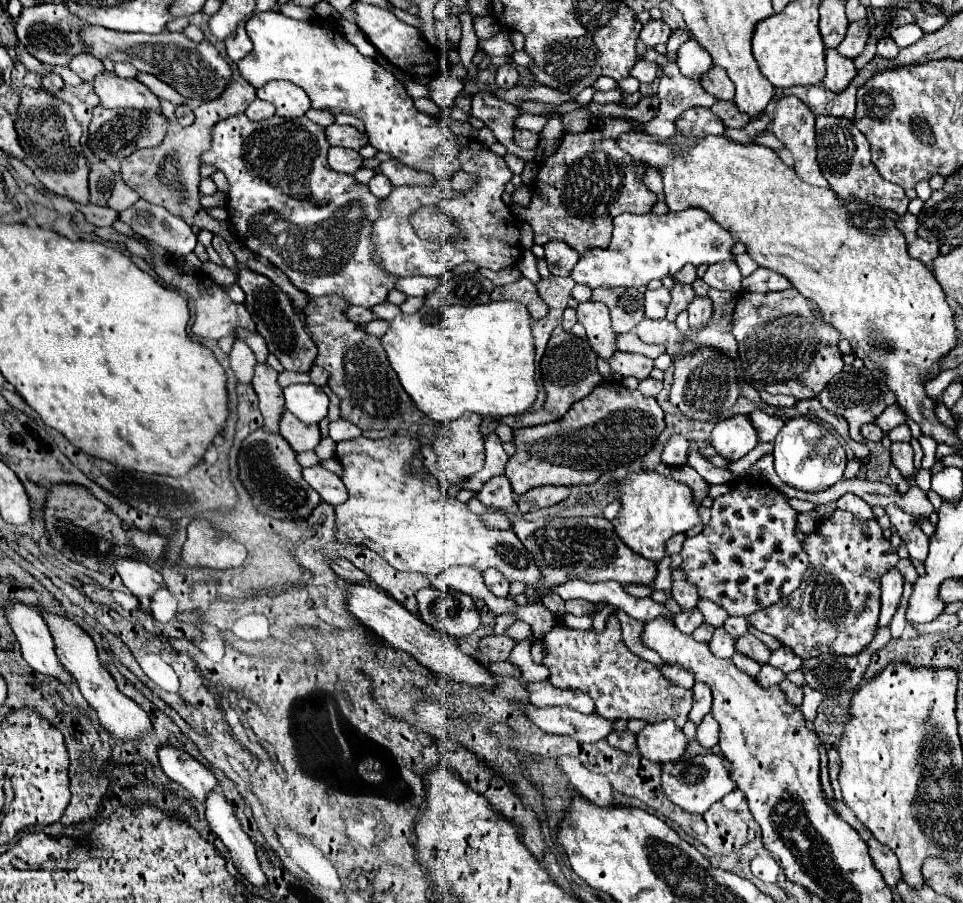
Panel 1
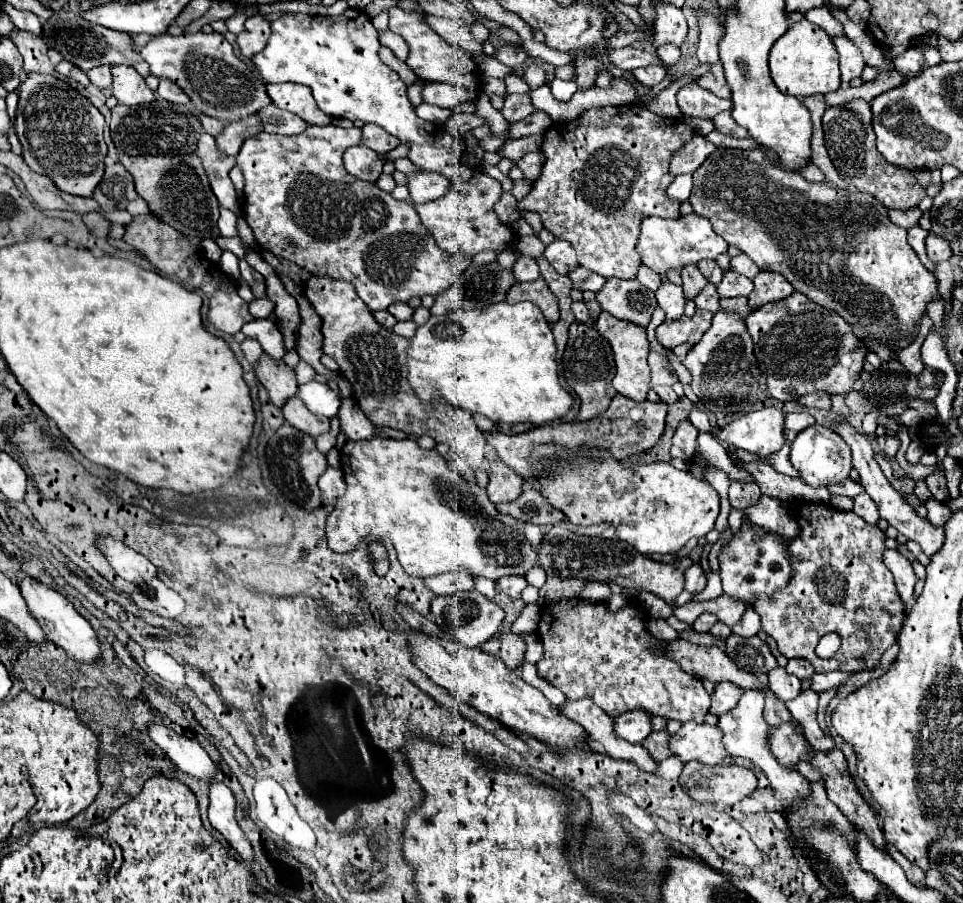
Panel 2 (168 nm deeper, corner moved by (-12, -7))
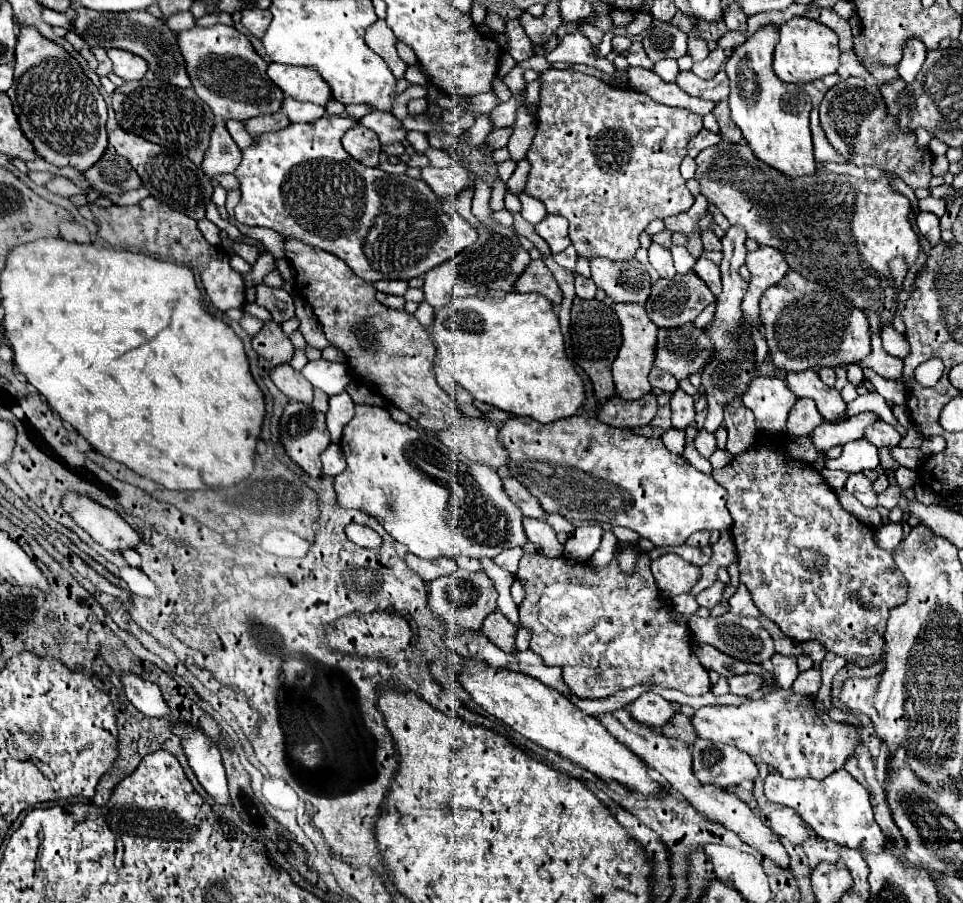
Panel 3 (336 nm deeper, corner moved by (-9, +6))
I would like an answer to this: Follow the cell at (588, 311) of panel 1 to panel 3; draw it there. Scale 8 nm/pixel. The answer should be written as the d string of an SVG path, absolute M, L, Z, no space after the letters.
M613 304L615 316L621 324L621 348L613 362L613 380L617 386L617 394L625 400L637 400L651 390L647 374L651 370L655 358L655 342L657 342L657 326L647 318L647 312L641 304Z

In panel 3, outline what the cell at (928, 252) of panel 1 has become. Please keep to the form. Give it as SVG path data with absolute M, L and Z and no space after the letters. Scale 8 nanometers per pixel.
M919 212L917 214L917 226L919 232L929 240L931 246L937 246L941 240L941 230L939 230L939 218L931 212Z

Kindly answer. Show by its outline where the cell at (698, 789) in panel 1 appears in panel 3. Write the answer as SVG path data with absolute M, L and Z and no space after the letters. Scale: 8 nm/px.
M723 746L721 764L717 768L719 768L719 774L715 778L717 780L715 786L731 788L731 786L737 786L743 780L755 780L757 778L755 762L749 758L749 754L737 750L735 746L727 746L727 750Z

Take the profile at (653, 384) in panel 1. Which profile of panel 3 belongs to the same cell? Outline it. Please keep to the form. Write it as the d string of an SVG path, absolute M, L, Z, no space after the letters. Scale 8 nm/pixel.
M653 368L653 370L651 370L651 374L649 374L649 382L651 382L653 388L659 388L659 390L669 392L669 394L673 394L673 392L679 388L675 376L671 376L671 374L667 374L667 372L659 370L659 368Z

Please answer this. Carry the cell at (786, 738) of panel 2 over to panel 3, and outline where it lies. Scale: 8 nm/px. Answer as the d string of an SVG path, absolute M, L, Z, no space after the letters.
M775 690L771 694L763 694L763 696L751 696L747 704L743 706L705 706L695 710L695 714L691 716L691 726L695 730L695 734L703 740L709 742L723 742L723 744L731 744L735 742L735 746L751 756L759 756L761 760L767 762L769 768L777 768L785 778L805 778L805 776L813 776L813 778L825 778L827 774L831 774L833 770L843 768L845 760L855 752L855 744L861 742L859 734L853 728L845 728L843 724L835 724L829 720L829 714L825 712L823 704L819 704L813 696L797 696L791 690Z

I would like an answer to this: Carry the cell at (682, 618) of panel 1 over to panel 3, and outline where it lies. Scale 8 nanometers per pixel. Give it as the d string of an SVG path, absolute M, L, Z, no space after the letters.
M717 580L711 588L699 592L699 594L695 596L695 600L697 600L699 606L711 610L711 608L715 608L715 606L721 602L721 592L723 592L723 584Z

